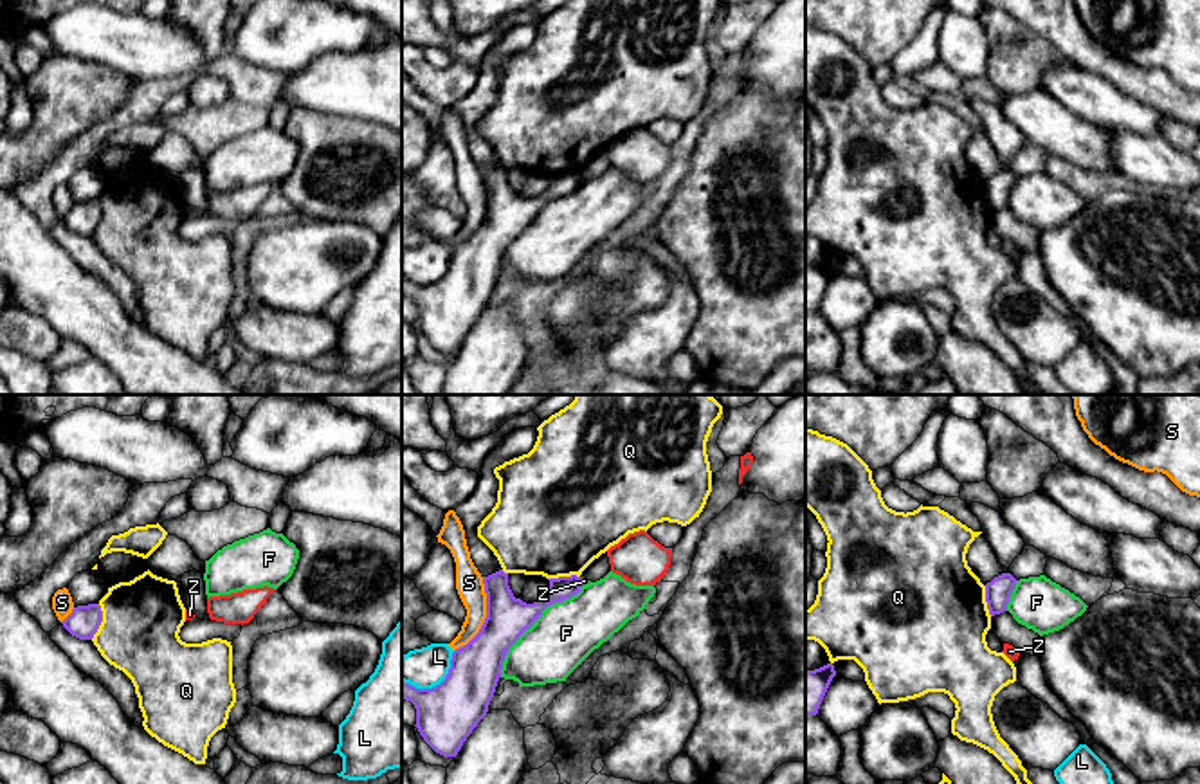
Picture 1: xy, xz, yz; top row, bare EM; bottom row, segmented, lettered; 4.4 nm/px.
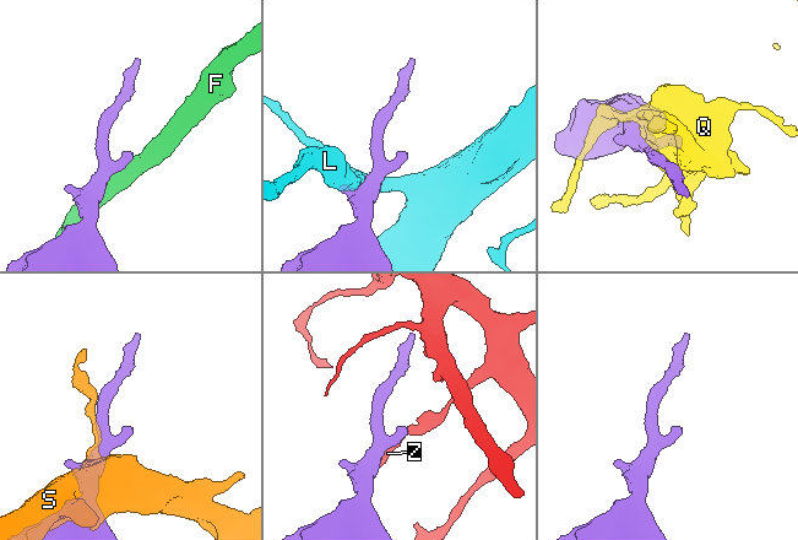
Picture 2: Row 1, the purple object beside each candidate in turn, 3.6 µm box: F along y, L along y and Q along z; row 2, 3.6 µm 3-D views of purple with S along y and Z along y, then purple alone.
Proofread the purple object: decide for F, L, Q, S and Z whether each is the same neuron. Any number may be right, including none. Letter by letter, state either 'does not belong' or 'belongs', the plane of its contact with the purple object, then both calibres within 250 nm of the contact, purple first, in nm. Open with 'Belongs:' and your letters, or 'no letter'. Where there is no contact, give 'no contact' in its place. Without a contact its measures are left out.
Belongs: no letter
F: does not belong; contact in xz; calibres 190 and 280 nm
L: does not belong; contact in xz; calibres 280 and 180 nm
Q: does not belong; contact in xy; calibres 140 and 360 nm
S: does not belong; contact in xz; calibres 220 and 130 nm
Z: does not belong; contact in xz; calibres 100 and 30 nm

